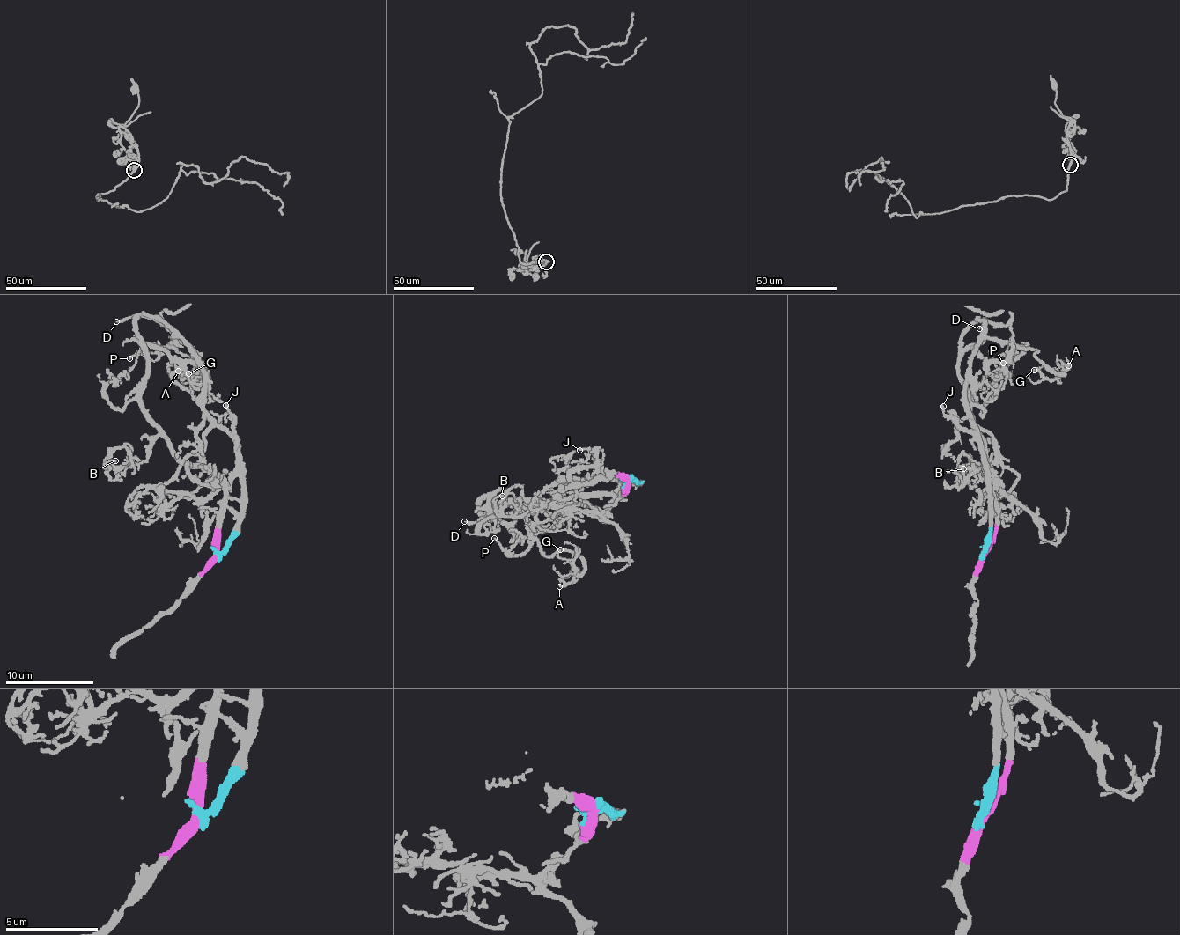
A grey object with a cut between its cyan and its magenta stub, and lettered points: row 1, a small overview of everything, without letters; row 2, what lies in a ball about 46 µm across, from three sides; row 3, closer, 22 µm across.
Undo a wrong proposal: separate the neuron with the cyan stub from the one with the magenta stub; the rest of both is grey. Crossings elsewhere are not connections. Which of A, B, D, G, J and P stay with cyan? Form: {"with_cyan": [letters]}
{"with_cyan": ["A", "G", "J", "P"]}

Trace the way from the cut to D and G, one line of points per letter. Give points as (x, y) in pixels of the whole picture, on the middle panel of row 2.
D: (628, 482), (628, 493), (595, 493), (544, 501), (501, 498), (499, 490), (481, 499), (477, 520), (464, 522)
G: (627, 482), (566, 477), (526, 507), (531, 540), (548, 555), (576, 554), (571, 560), (561, 549)

